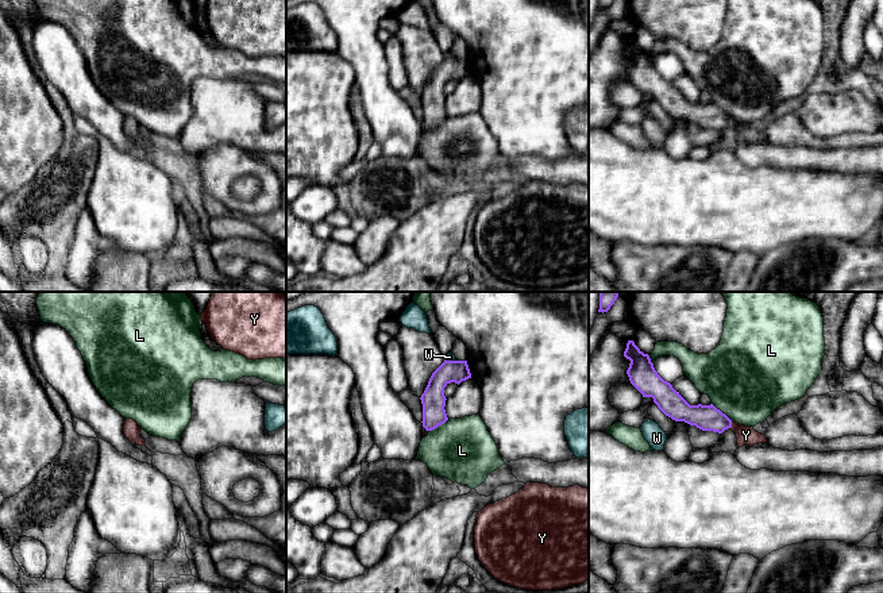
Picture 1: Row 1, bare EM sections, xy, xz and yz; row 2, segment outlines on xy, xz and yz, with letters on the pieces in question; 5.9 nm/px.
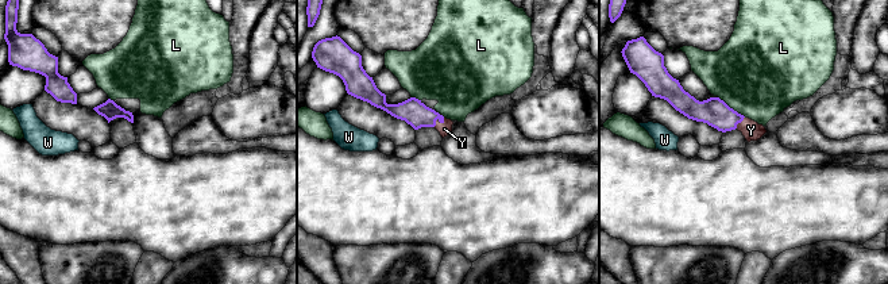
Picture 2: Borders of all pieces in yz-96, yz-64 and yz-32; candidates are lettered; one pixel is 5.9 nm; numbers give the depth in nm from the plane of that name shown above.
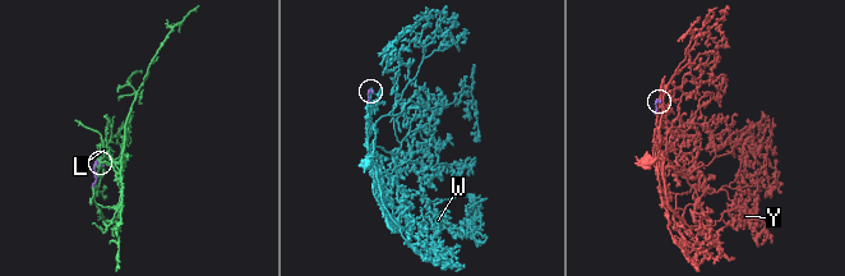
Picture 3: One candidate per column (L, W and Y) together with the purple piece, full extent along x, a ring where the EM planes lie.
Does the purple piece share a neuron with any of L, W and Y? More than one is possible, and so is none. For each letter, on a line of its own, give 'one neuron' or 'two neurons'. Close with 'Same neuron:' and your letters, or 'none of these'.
L: two neurons
W: two neurons
Y: one neuron
Same neuron: Y

